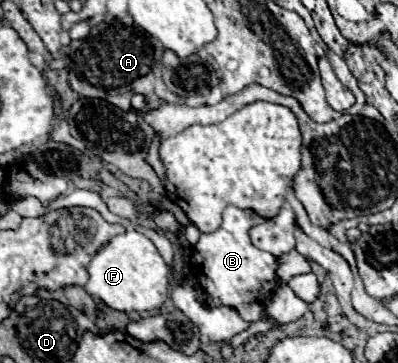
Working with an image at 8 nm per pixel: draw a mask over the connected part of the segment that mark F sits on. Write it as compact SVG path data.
M134 229L116 235L108 245L104 245L92 257L86 271L90 279L84 289L94 299L104 301L110 309L116 311L124 311L124 313L132 313L132 311L150 313L154 309L158 311L168 297L168 267L162 255L158 253L158 249L154 247L154 243L146 235Z

